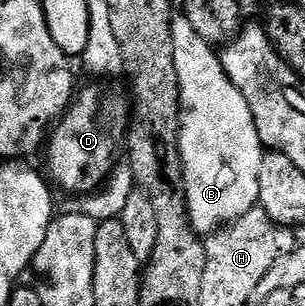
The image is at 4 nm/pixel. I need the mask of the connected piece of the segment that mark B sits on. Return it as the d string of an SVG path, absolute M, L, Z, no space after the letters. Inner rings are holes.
M184 16L174 17L171 24L171 44L175 48L175 72L179 76L181 97L181 127L177 133L177 147L181 157L181 185L185 191L185 207L189 209L189 223L193 231L208 236L222 226L251 212L259 203L259 164L266 151L255 128L251 108L243 100L243 92L231 84L223 68L218 51L209 45Z

